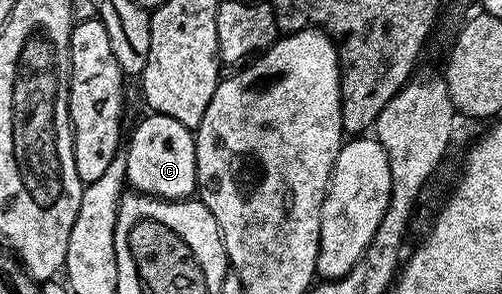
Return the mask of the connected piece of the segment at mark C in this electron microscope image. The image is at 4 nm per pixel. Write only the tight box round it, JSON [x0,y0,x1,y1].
[125,112,197,201]

